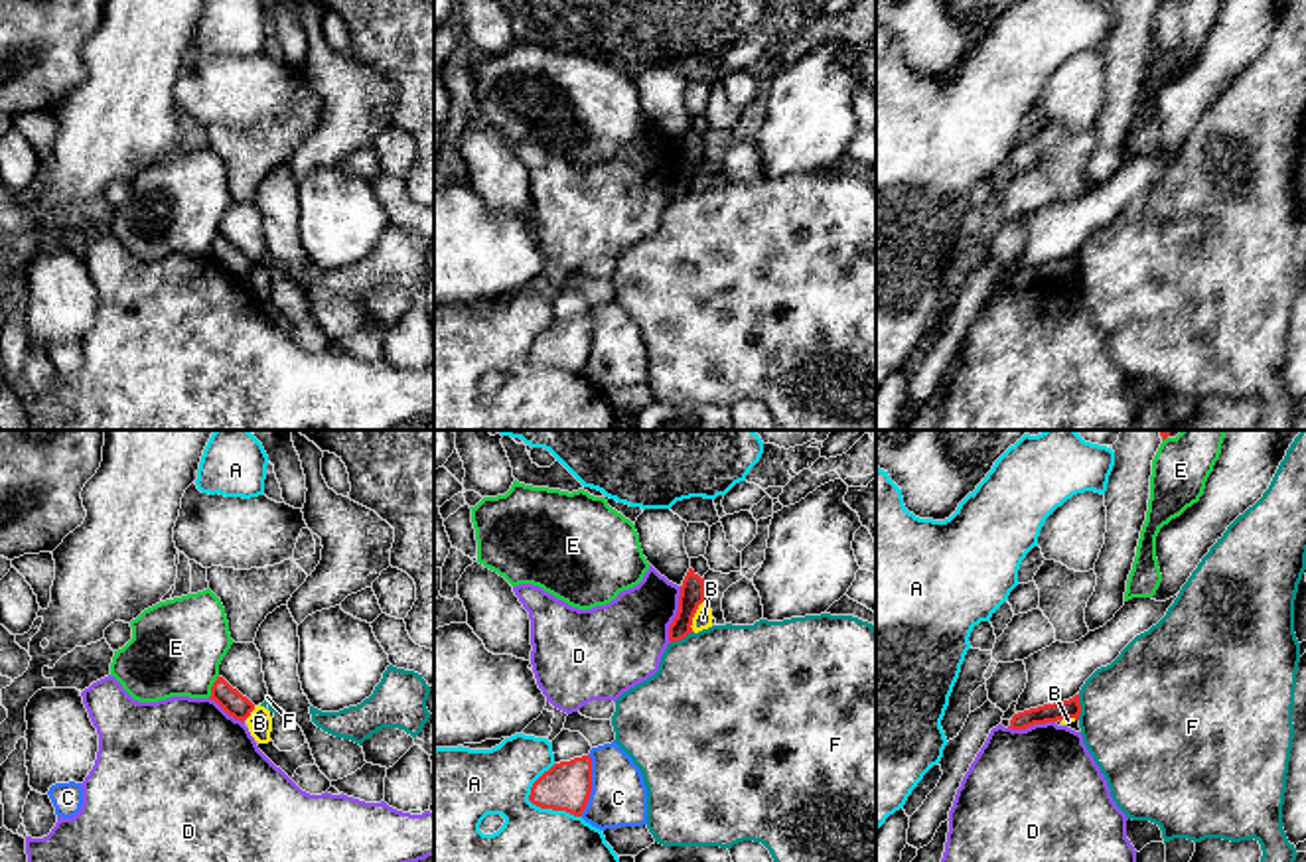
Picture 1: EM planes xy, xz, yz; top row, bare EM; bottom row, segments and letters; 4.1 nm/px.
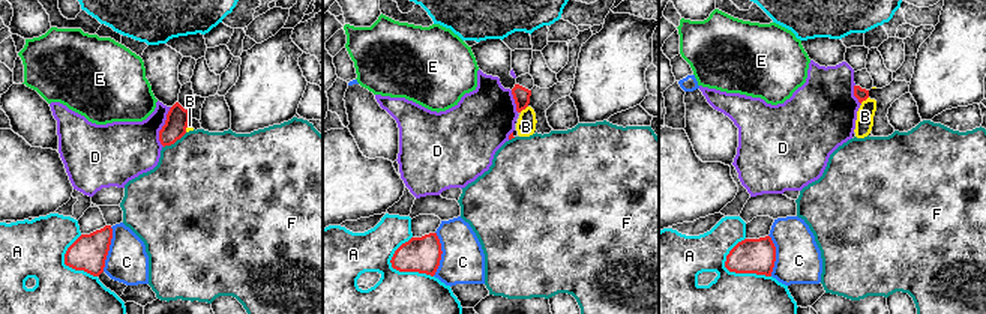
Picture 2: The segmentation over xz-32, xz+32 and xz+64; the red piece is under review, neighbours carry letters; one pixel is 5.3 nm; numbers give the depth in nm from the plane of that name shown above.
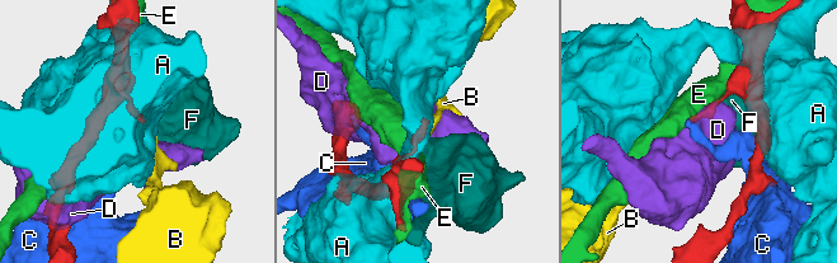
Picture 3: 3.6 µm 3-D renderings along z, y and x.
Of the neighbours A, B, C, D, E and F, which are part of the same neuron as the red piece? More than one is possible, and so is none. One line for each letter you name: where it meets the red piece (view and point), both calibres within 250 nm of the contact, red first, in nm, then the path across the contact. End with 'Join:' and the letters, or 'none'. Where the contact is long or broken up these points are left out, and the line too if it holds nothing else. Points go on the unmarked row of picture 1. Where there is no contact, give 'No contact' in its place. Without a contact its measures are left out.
Join: none

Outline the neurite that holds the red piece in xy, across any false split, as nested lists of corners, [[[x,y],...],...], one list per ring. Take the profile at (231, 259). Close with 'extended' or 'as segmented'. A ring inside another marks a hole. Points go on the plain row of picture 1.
[[[217,235],[213,241],[209,256],[215,258],[229,274],[241,280],[245,280],[254,268],[254,262],[233,247],[223,235]]]; as segmented

